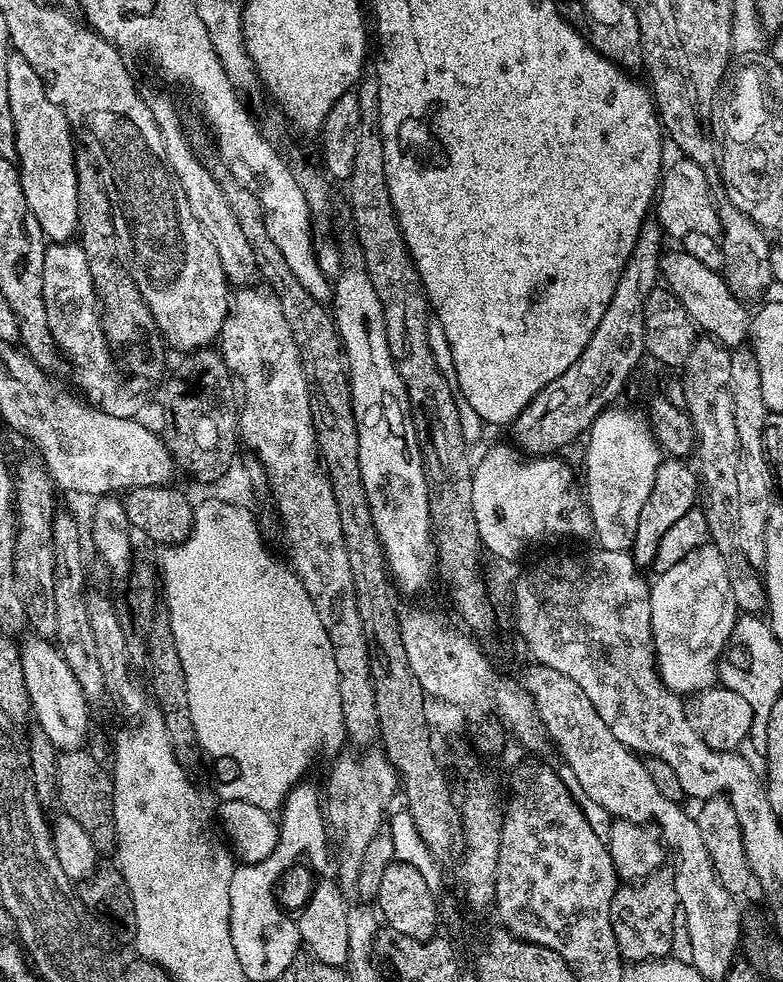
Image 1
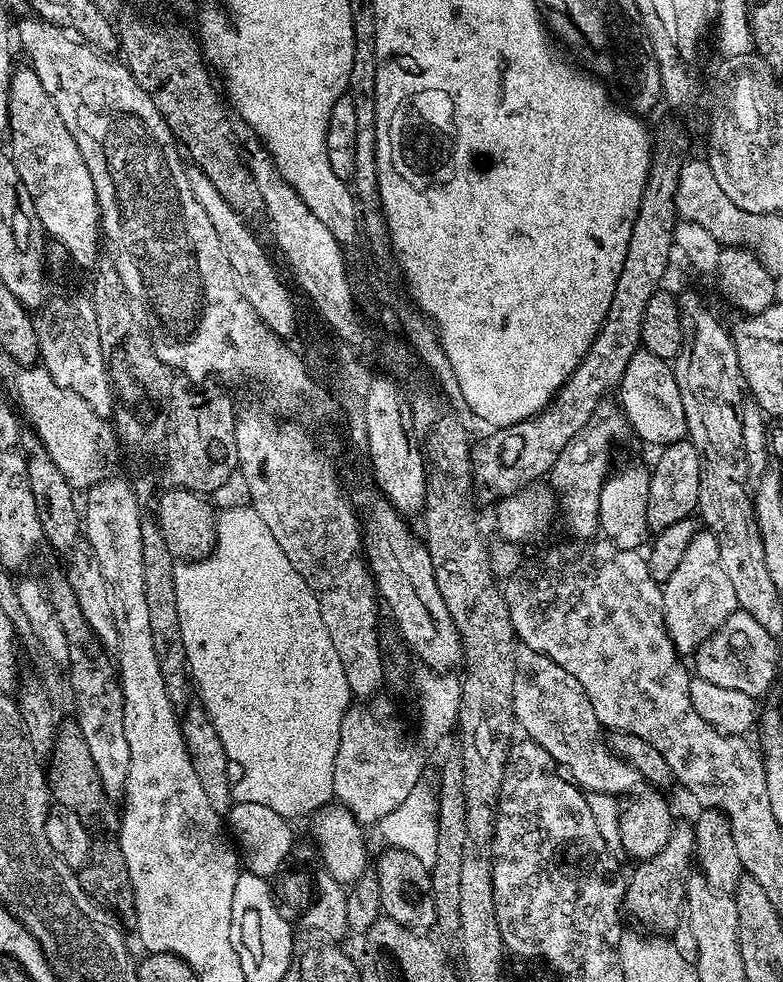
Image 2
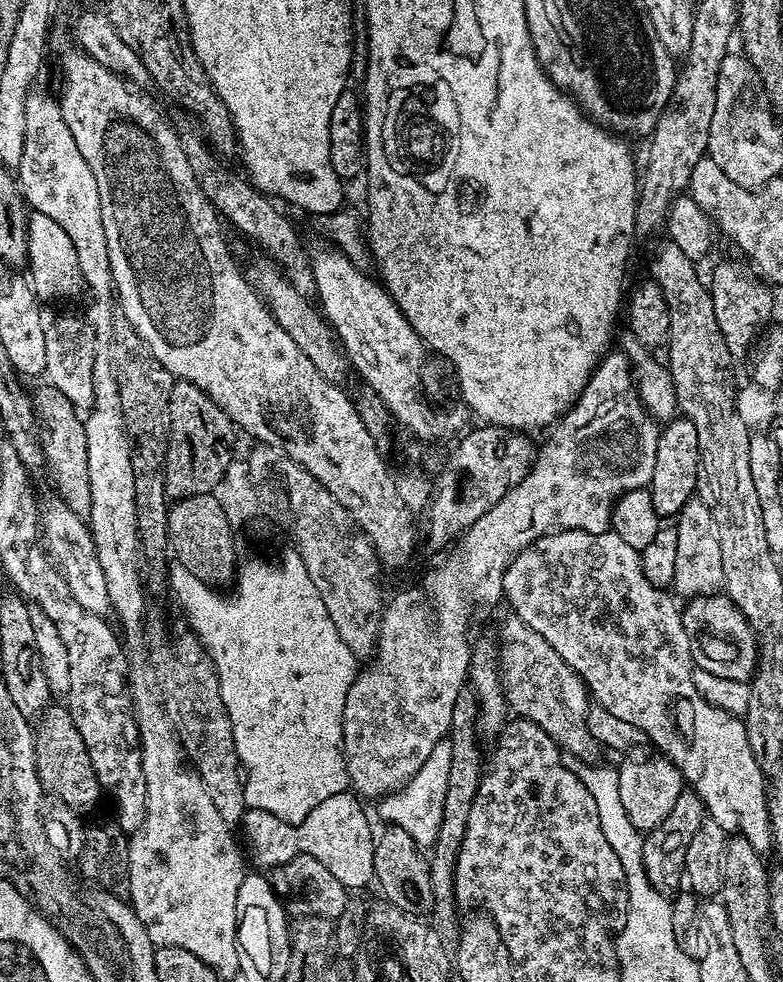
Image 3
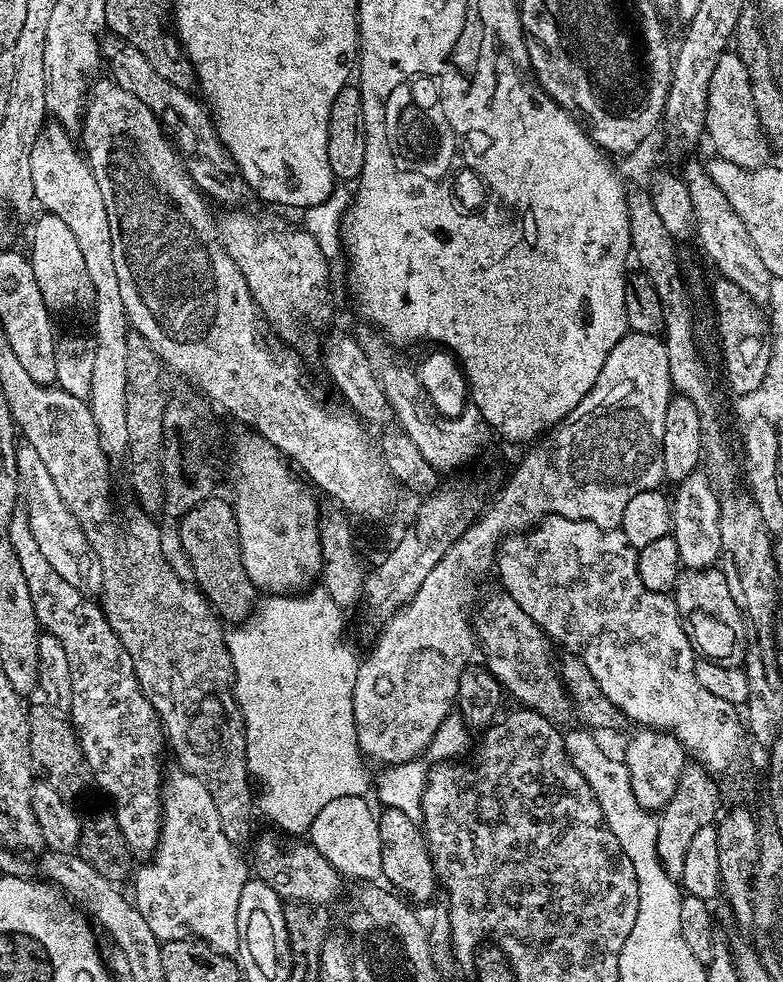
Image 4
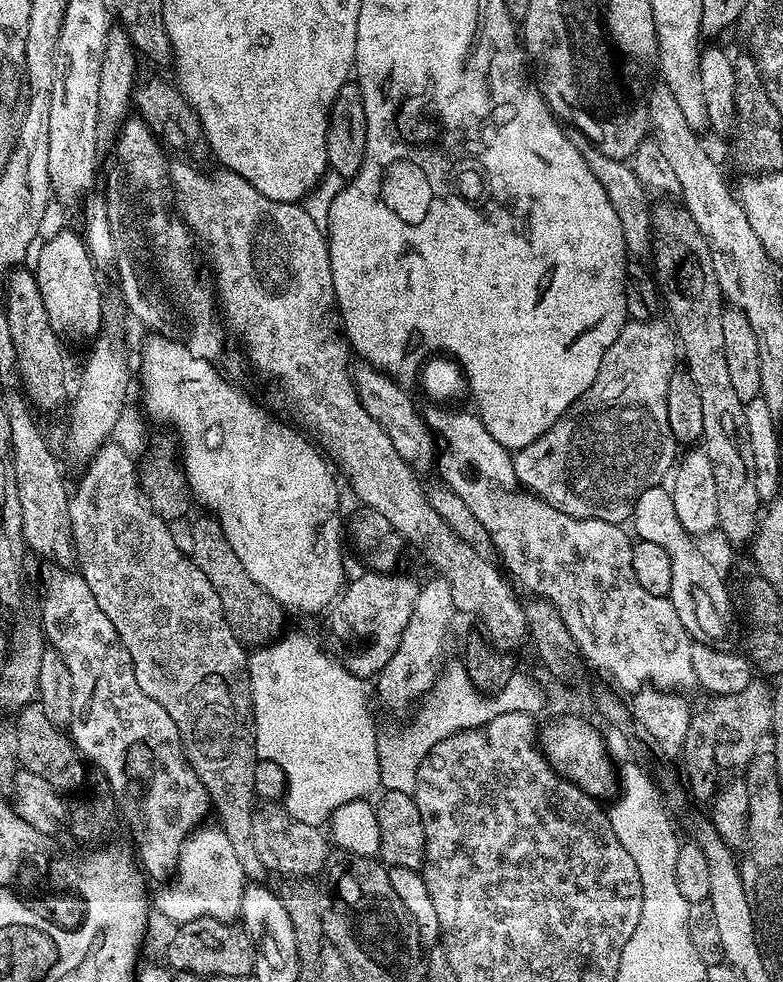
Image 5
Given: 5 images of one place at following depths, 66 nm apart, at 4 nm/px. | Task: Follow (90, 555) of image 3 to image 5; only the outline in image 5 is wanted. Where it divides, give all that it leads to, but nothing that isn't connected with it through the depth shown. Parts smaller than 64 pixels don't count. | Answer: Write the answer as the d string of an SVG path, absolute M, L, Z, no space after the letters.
M24 408L8 409L10 442L12 443L12 472L16 475L18 498L22 502L22 534L24 543L40 556L49 556L52 562L68 566L74 560L74 541L72 523L68 517L68 489L60 474L56 456L48 449L44 436L32 416Z

